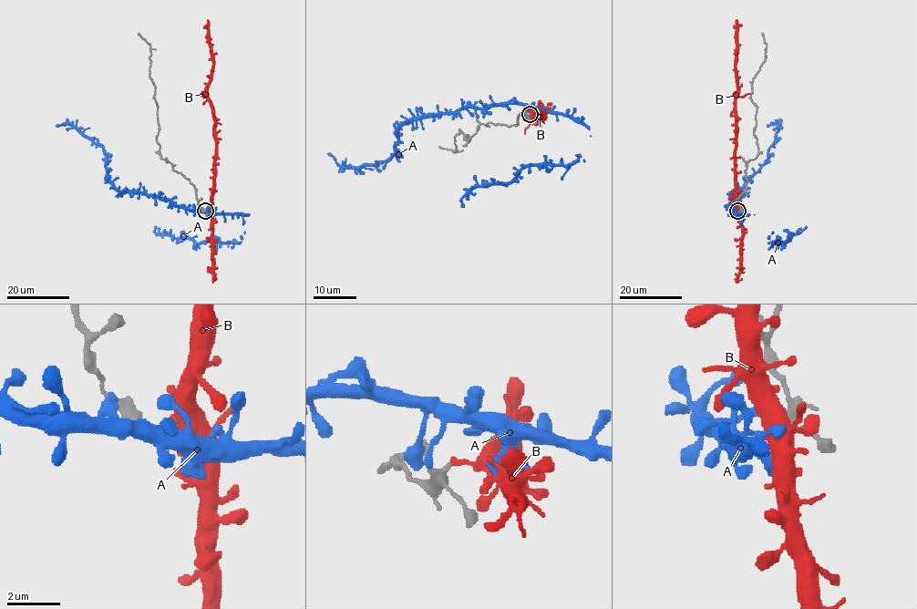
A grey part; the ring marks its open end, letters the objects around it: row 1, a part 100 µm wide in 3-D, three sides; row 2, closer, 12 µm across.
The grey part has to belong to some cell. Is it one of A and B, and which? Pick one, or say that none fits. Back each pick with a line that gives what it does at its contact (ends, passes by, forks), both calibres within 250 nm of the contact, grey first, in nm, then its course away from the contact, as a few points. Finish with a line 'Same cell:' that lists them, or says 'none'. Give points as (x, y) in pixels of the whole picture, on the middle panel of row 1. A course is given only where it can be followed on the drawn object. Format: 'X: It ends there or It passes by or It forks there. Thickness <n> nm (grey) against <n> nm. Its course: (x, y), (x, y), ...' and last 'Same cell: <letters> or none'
Same cell: none

